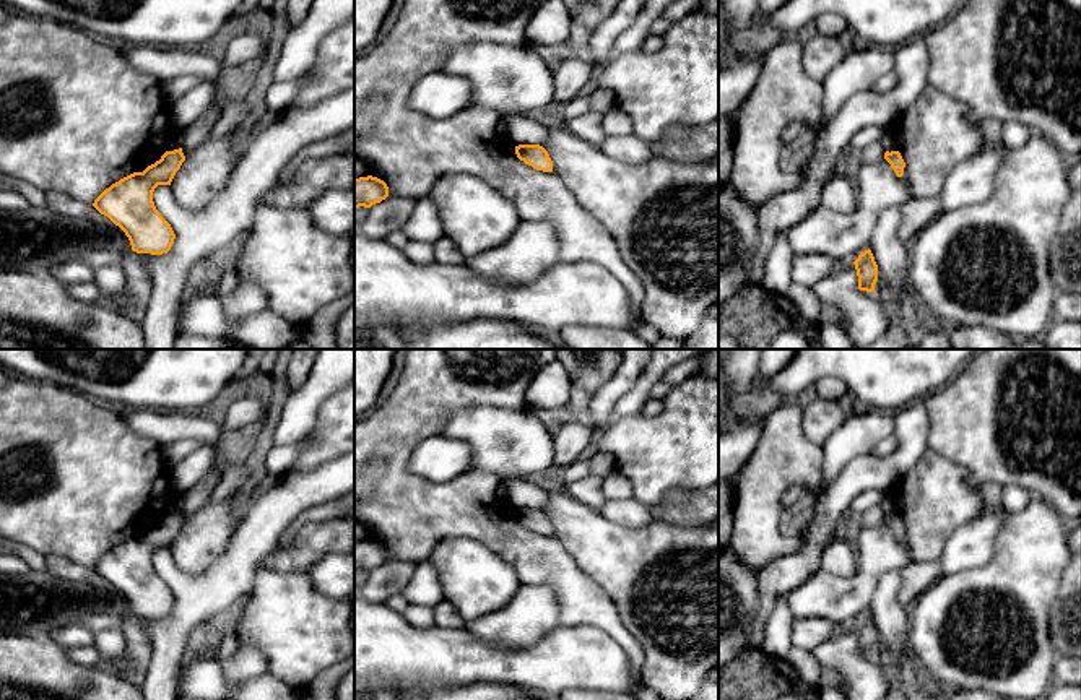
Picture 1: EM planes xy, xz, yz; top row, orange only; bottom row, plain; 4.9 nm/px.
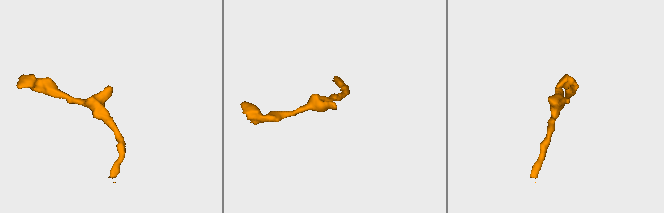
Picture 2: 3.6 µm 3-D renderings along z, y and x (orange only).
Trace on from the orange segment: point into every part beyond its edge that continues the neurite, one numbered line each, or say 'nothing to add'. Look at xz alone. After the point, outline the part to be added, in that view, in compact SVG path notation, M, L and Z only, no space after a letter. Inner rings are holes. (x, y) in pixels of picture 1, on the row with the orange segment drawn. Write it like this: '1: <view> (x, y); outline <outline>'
nothing to add

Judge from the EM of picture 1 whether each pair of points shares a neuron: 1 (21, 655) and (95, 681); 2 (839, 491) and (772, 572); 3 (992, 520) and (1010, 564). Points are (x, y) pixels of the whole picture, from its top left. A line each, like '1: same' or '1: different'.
1: same
2: same
3: different

